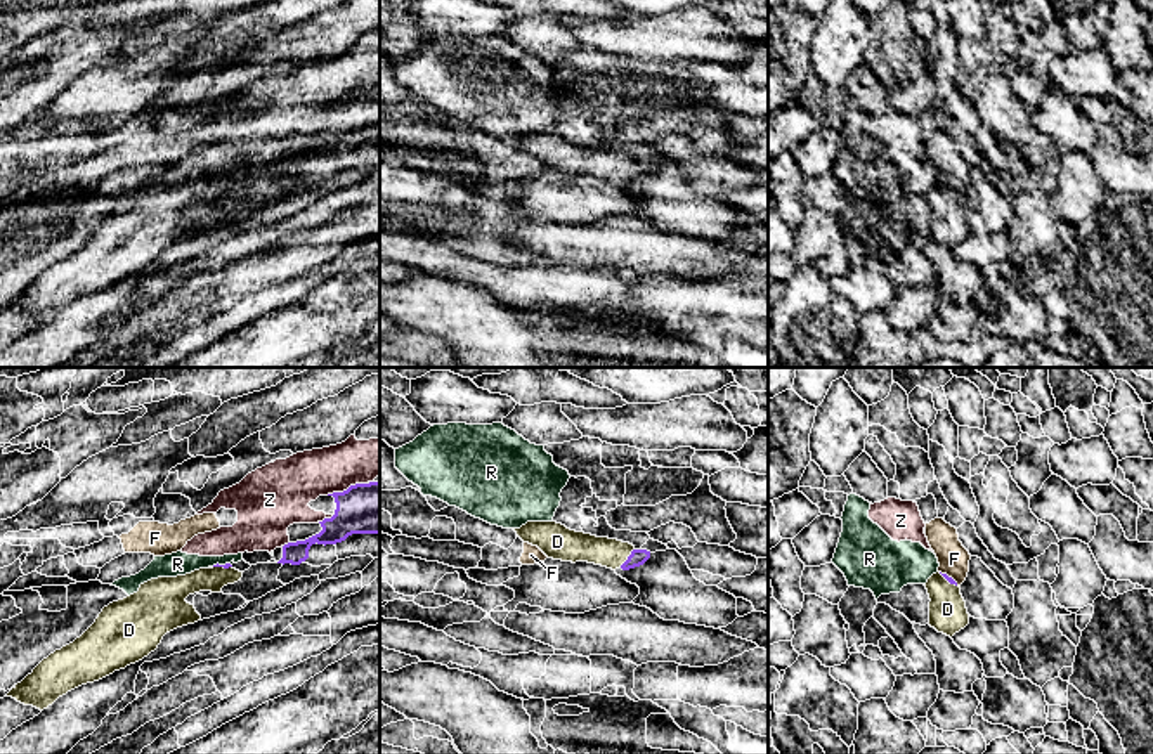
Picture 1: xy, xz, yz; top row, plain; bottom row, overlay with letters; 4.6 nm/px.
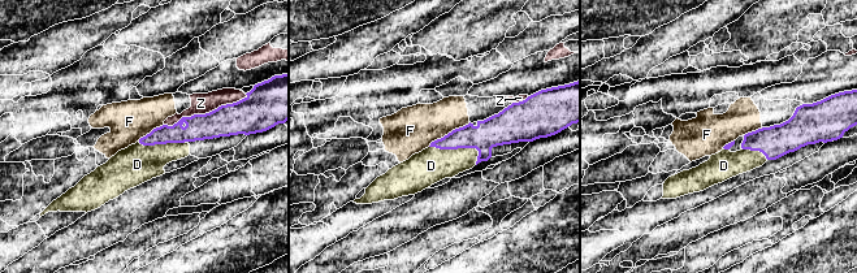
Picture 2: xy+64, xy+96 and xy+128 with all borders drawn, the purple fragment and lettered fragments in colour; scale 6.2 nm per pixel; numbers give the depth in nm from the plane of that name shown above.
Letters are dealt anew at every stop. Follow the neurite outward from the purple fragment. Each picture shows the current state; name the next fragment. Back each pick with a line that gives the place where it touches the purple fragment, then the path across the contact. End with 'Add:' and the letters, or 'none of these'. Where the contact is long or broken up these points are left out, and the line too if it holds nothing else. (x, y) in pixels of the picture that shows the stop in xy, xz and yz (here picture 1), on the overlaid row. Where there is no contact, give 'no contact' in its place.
D: xz (628, 557) | across xz (638, 557), (628, 557), (576, 546)
Add: D

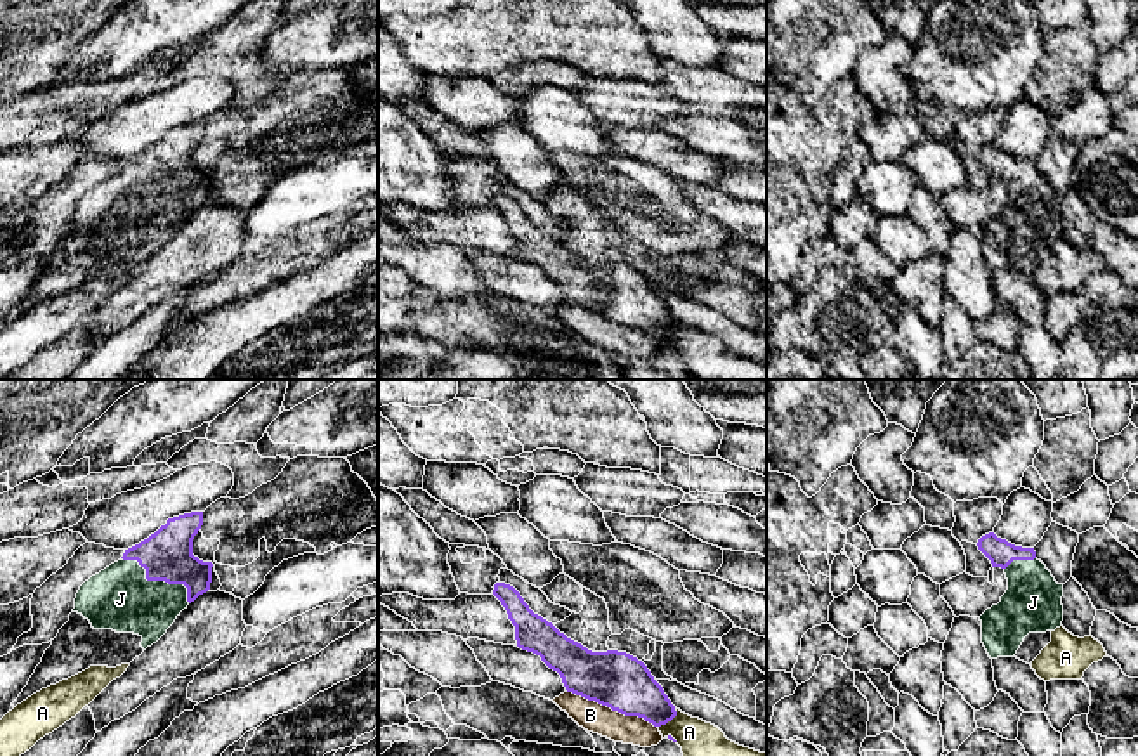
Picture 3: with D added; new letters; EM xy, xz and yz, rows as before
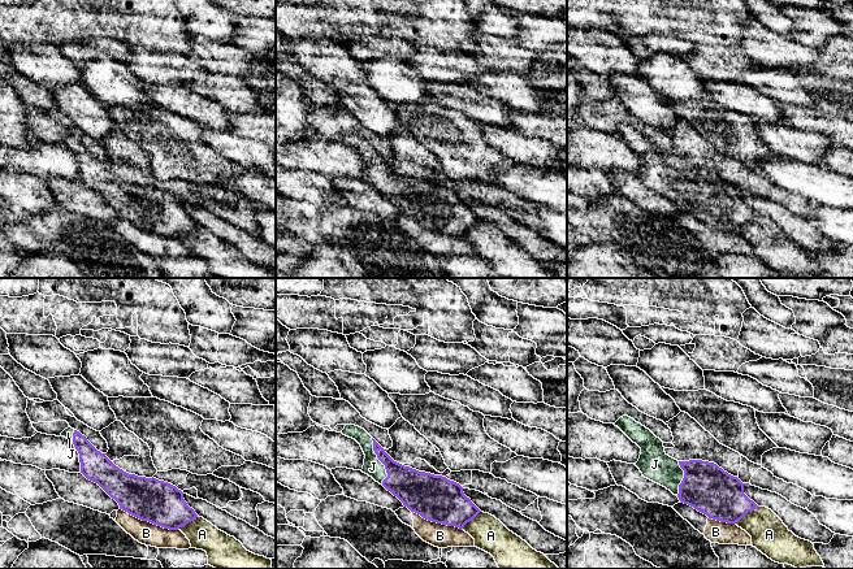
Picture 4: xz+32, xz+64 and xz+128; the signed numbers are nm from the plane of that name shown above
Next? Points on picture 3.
J: xy (158, 580)
Add: J

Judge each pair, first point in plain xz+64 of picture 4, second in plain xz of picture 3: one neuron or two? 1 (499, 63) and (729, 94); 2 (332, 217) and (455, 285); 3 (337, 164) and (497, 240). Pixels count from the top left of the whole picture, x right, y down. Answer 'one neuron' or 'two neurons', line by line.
1: one neuron
2: two neurons
3: one neuron

